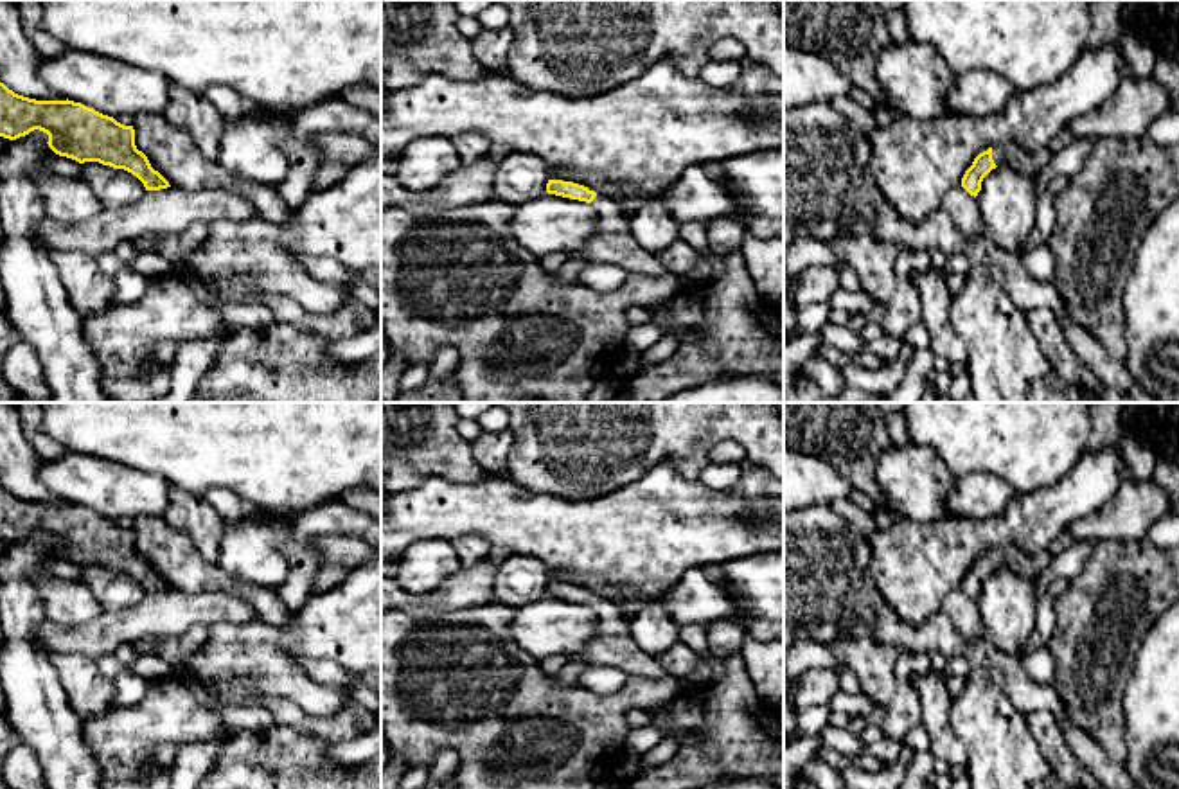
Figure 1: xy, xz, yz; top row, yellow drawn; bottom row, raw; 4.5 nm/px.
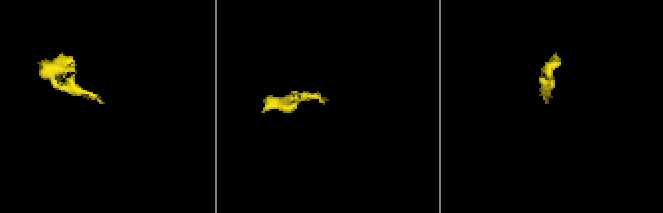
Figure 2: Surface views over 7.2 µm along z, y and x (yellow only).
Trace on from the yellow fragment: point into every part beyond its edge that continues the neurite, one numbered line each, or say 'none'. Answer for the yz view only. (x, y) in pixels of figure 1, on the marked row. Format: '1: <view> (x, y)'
1: yz (1030, 162)

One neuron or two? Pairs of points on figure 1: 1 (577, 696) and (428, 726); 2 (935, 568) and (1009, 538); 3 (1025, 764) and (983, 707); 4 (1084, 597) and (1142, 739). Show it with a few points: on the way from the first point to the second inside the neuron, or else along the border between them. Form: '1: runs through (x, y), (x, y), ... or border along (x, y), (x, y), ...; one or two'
1: runs through (540, 712), (466, 712); one
2: runs through (953, 550), (966, 538), (991, 538); one
3: runs through (1010, 750), (985, 721); one
4: border along (1138, 656), (1124, 696), (1124, 739); two

